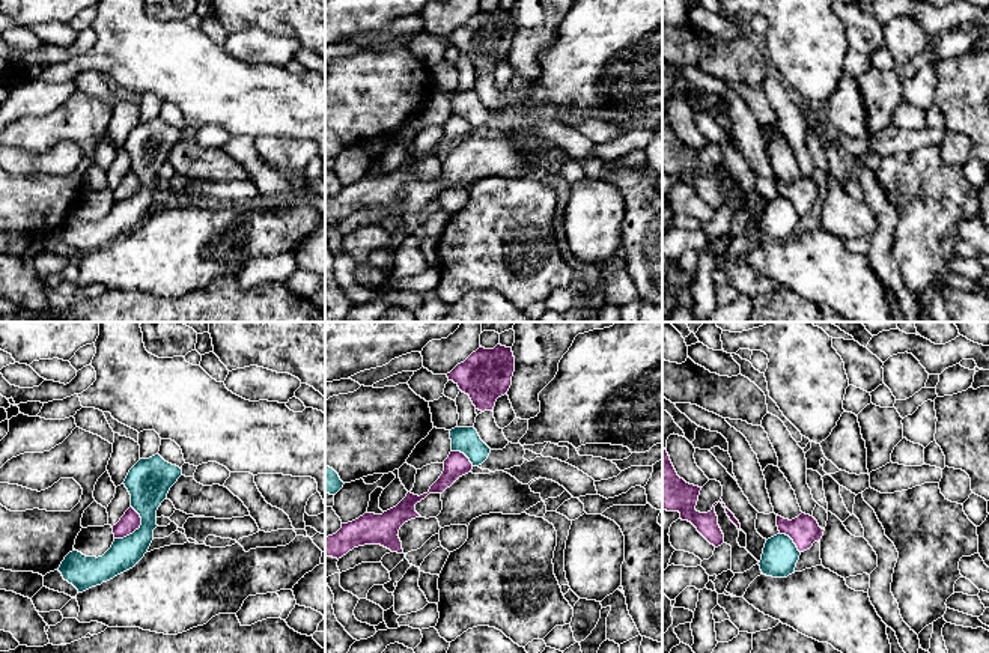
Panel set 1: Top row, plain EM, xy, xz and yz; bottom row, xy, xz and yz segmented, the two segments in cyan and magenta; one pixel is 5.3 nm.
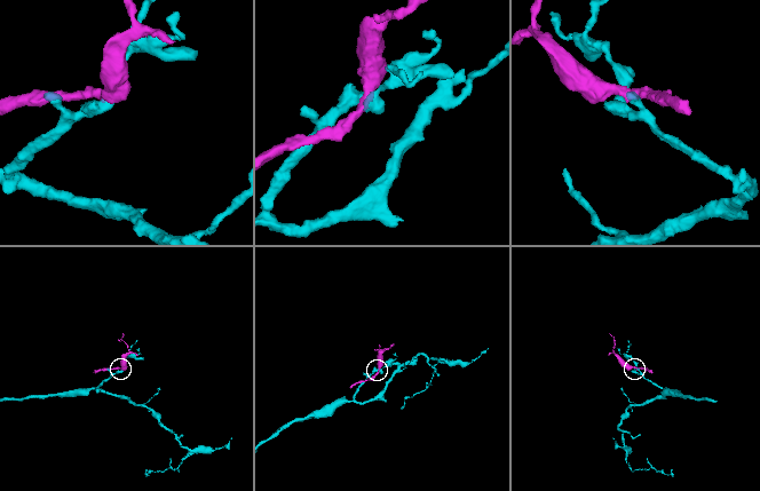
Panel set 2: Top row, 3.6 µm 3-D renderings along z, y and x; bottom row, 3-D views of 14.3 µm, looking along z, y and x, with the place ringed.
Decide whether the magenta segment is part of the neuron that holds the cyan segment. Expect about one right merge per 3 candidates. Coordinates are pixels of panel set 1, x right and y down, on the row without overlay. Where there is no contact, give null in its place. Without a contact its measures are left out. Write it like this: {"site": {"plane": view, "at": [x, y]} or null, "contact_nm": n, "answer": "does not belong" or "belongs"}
{"site": {"plane": "xy", "at": [139, 191]}, "contact_nm": 200, "answer": "does not belong"}

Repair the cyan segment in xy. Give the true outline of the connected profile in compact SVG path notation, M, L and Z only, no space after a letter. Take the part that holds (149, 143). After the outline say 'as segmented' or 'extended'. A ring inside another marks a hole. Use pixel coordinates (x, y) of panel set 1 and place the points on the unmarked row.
M160 117L140 122L123 144L131 158L131 170L142 181L140 191L123 202L114 202L111 211L98 221L74 212L59 230L63 242L83 256L132 232L148 215L158 190L157 173L181 138L182 132Z; as segmented

